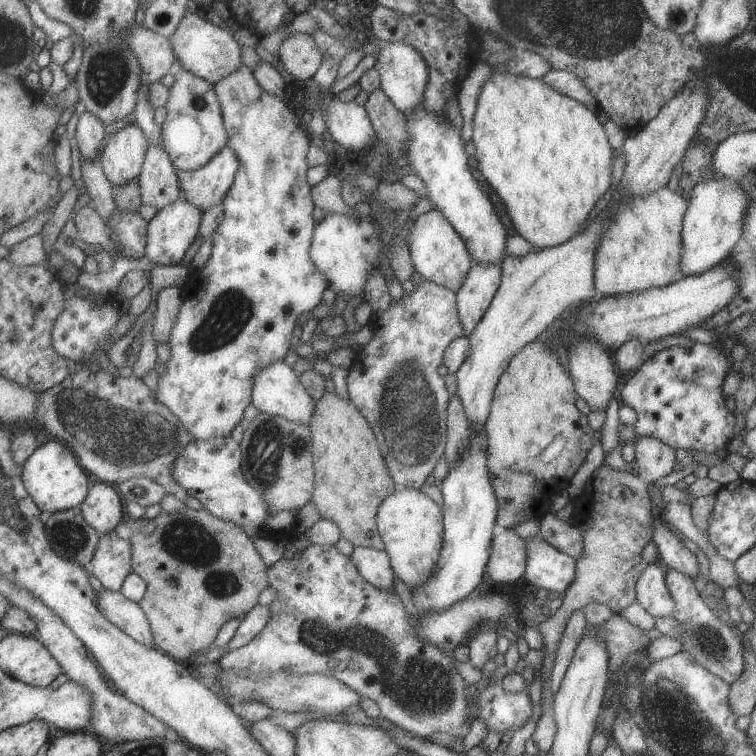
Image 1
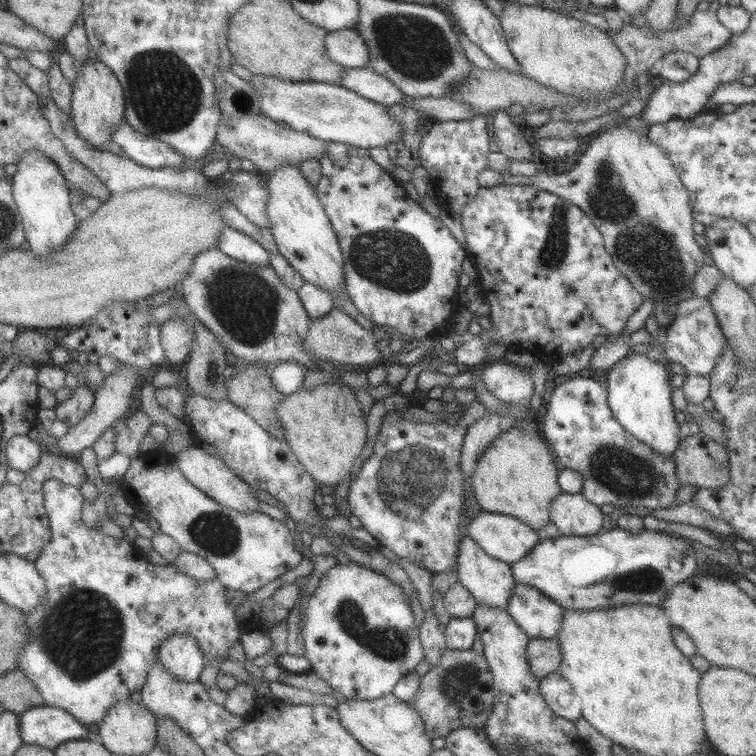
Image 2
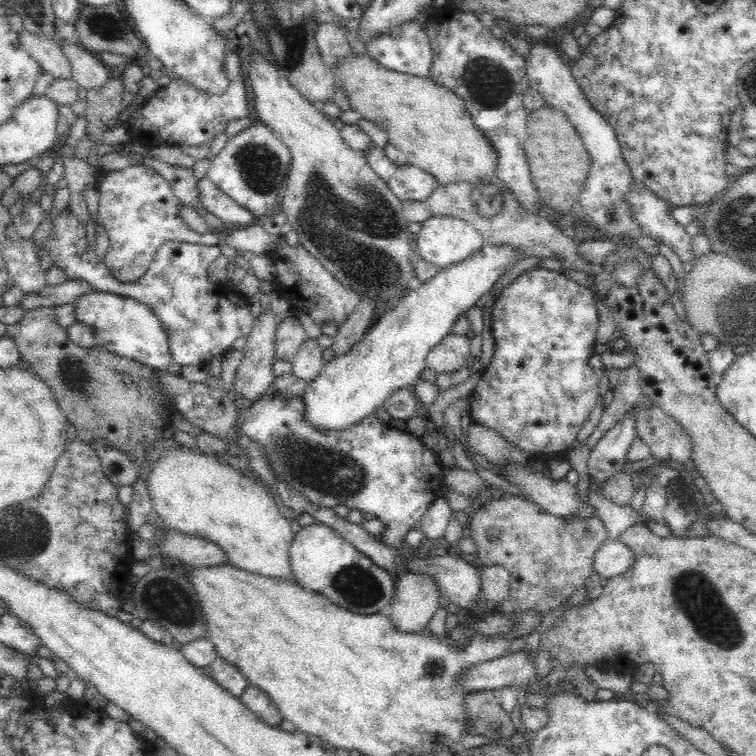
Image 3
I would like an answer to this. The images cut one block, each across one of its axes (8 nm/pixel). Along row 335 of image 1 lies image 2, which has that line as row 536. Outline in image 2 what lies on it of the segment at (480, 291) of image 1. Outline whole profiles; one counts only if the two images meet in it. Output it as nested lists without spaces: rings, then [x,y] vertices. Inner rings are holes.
[[[463,536],[459,544],[455,574],[457,574],[457,582],[475,598],[475,604],[485,604],[493,608],[505,608],[509,604],[509,596],[511,596],[513,582],[515,582],[511,574],[511,564],[487,556],[469,536]]]

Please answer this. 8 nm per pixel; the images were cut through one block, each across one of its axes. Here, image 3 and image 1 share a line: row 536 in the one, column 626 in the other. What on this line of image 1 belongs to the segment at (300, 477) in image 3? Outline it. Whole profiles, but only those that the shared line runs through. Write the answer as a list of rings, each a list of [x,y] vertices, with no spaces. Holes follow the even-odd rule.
[[[693,344],[691,348],[681,348],[673,346],[667,350],[655,352],[651,358],[647,358],[639,370],[623,380],[619,396],[621,402],[631,408],[637,416],[637,422],[633,424],[633,430],[637,436],[653,436],[659,442],[667,444],[673,450],[695,450],[695,452],[719,452],[723,446],[727,450],[735,448],[735,442],[731,440],[733,430],[735,430],[735,416],[727,412],[725,396],[721,392],[721,386],[725,382],[725,376],[731,370],[731,362],[725,356],[725,350],[721,346],[707,346],[707,344]]]

